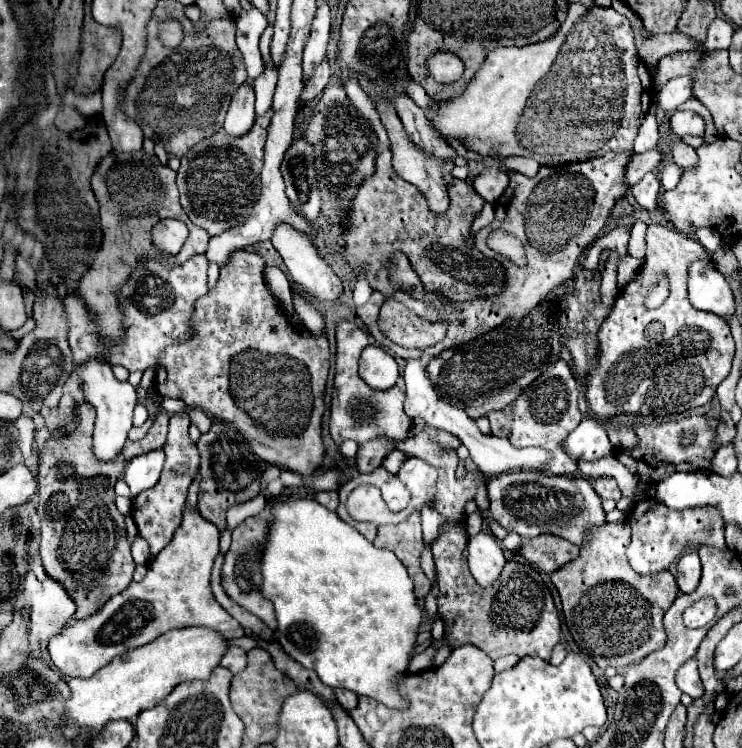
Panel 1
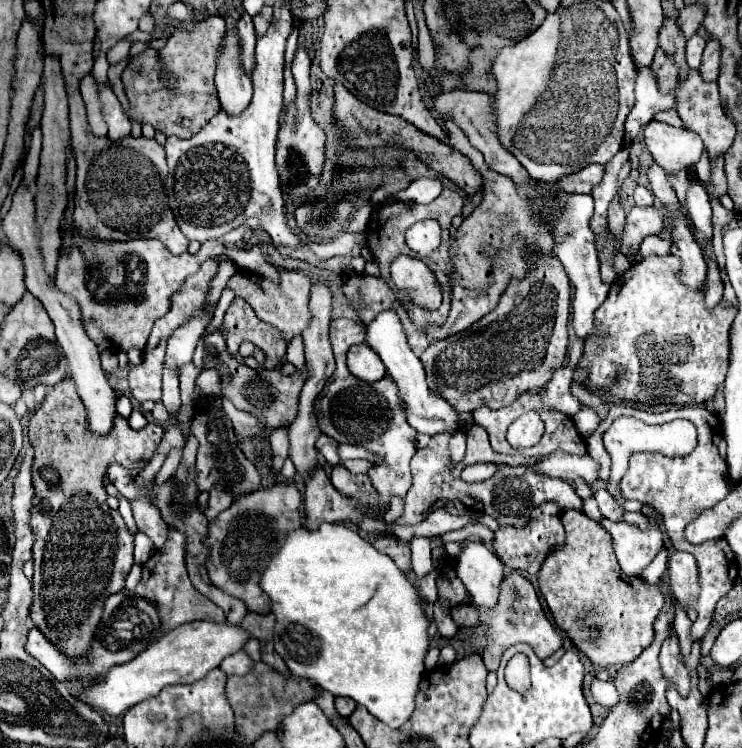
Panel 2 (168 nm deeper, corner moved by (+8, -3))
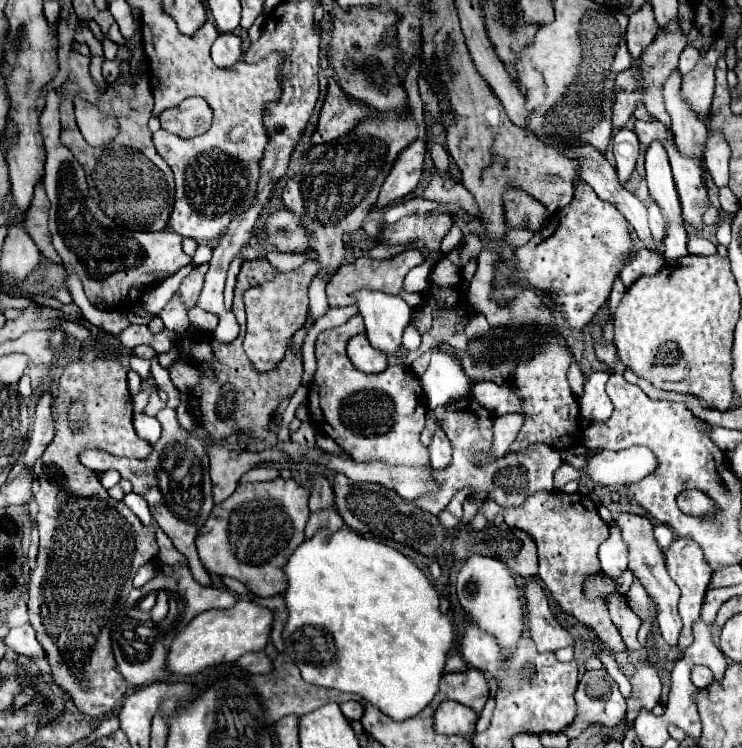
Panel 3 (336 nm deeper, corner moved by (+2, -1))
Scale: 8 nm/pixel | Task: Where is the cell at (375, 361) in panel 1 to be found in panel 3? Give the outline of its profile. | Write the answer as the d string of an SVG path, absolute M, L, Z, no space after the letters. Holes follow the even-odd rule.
M358 334L348 342L348 358L360 372L382 372L388 368L388 358L380 350L374 350L366 334Z

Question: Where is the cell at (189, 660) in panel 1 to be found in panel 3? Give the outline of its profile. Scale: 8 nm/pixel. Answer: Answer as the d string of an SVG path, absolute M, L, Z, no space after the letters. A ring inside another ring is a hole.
M240 598L234 608L206 610L198 614L172 642L168 652L168 670L172 674L196 674L208 666L236 662L242 654L264 650L272 630L272 610L256 604L254 600Z

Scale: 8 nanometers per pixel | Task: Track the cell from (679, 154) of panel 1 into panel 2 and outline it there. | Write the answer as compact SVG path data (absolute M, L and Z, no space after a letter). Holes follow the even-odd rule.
M692 180L686 192L686 208L690 212L690 218L694 222L694 230L698 234L698 238L704 244L710 244L712 240L712 208L710 208L710 200L706 194L706 188L700 180Z

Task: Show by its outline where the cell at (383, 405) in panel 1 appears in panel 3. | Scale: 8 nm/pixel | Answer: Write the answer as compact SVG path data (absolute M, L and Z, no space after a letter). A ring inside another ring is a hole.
M352 316L346 324L326 330L316 340L317 368L312 385L308 393L308 409L313 419L320 424L320 428L354 460L358 462L370 462L370 460L382 460L392 462L392 466L408 464L408 466L420 466L428 464L428 448L420 444L420 432L426 424L426 398L424 390L420 386L420 380L412 376L412 372L406 366L390 366L388 370L380 374L364 374L352 366L352 362L346 356L346 344L352 336L364 332L362 316Z

